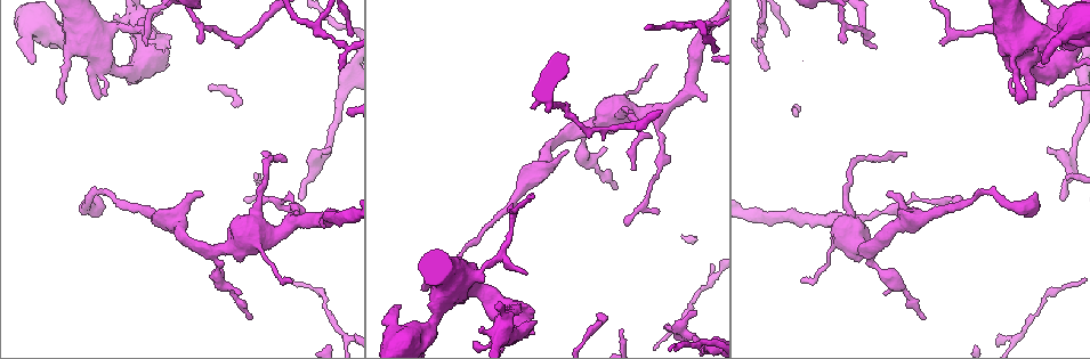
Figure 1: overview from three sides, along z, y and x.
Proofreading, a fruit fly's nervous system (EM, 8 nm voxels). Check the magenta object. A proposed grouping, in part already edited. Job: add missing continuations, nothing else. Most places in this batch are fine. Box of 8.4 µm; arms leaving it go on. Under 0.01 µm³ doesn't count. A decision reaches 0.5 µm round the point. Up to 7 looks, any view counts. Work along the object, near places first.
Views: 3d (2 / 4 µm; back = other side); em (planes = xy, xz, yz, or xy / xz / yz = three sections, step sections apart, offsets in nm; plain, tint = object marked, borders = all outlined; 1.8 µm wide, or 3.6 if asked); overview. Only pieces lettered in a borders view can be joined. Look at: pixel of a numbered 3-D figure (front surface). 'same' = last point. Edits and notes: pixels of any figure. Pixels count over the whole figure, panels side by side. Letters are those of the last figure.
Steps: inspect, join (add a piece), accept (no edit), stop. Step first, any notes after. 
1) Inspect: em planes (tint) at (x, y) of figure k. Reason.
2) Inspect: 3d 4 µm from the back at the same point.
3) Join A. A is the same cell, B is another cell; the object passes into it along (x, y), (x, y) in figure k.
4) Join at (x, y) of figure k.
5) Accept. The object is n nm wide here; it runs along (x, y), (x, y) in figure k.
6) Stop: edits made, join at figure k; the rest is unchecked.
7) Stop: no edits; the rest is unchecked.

Inspect: 3d 2 µm from the back at (427, 287) of figure 1. Free end.

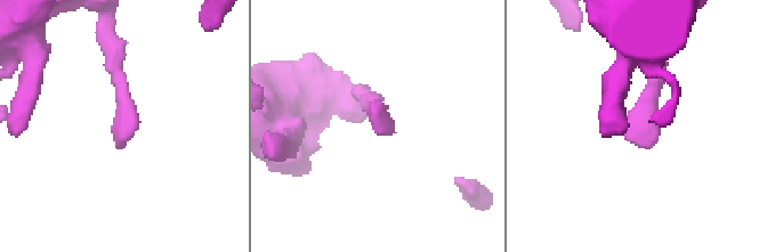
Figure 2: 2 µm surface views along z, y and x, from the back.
Inspect: em planes (tint) at (640, 147) of figure 2.

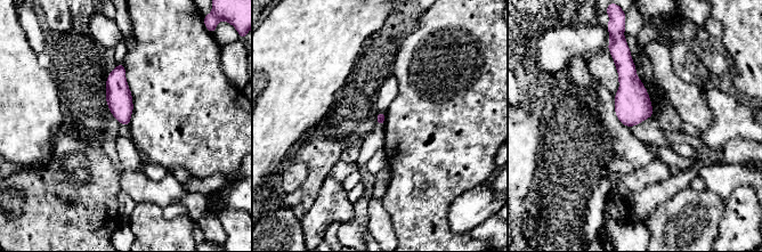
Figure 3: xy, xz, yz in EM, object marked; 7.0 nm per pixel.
Inspect: em planes (borders) at the same point. See the neighbours.

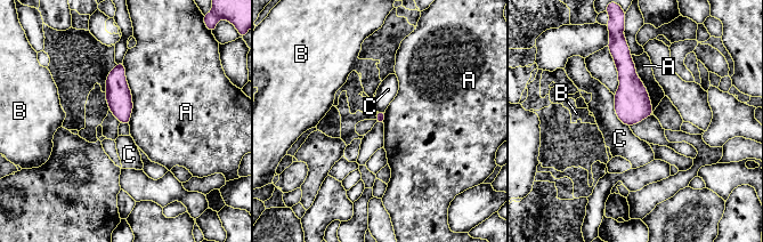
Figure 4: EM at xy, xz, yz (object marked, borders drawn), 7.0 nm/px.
Accept. A, B and C are other cells; a border runs along (123, 62), (132, 102), (129, 123) in figure 4; no lettered piece goes on from it.

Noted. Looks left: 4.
Inspect: 3d 4 µm from the back at (519, 302) of figure 1. Branch stops here.

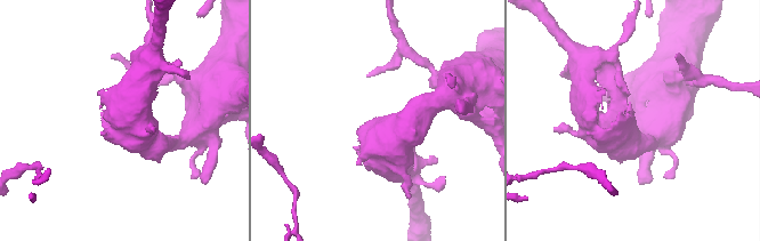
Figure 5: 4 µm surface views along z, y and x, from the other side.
Inspect: em planes (borders) at (630, 104) of figure 5. Now the EM.

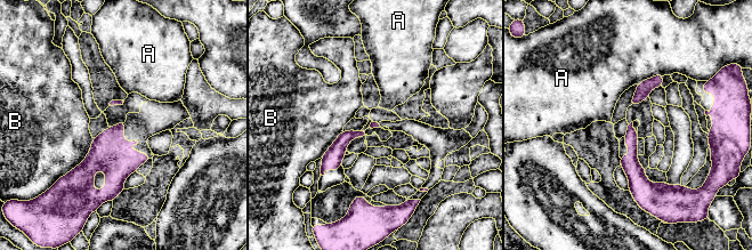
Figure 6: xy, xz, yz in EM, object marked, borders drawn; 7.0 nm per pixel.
Accept. A and B are other cells; it runs along (630, 128), (637, 194) in figure 6; no lettered piece goes on from it.

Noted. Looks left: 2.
Inspect: em planes (plain) at (1062, 200) of figure 1. Tapers out.

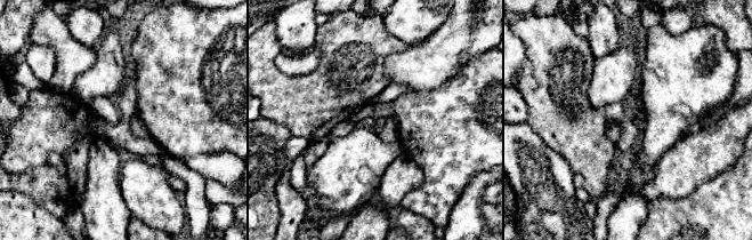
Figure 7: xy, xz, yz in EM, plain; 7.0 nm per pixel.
Inspect: em planes (borders) at the same point.

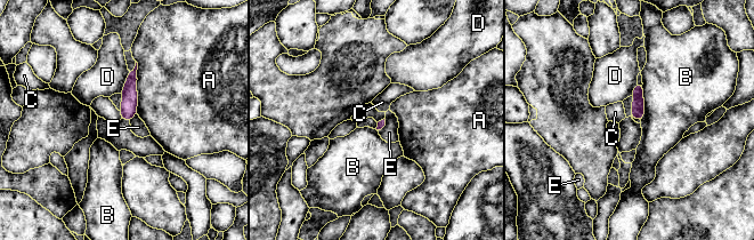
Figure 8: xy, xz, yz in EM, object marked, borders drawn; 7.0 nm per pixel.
Accept. The longest contact is with A, 380 nm; A, B, C, D and E are other cells; it runs along (134, 73), (126, 117) in figure 8; no lettered piece goes on from it.

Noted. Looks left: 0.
Stop: no edits; the rest is unchecked.

